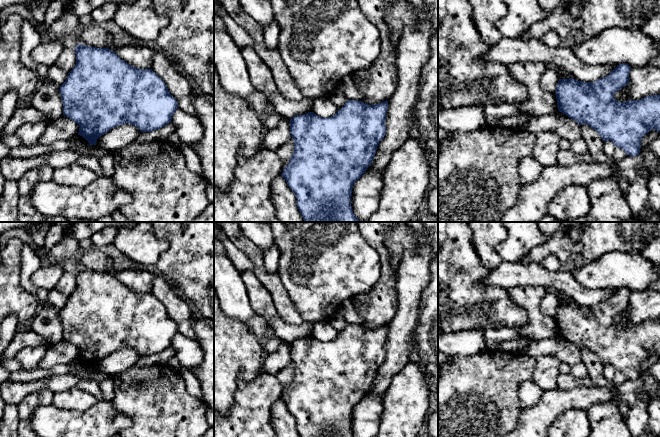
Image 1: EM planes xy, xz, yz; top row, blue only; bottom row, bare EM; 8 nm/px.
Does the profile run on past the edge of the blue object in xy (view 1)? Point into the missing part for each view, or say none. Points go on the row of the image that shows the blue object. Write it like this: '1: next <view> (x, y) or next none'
1: next xy (58, 76)

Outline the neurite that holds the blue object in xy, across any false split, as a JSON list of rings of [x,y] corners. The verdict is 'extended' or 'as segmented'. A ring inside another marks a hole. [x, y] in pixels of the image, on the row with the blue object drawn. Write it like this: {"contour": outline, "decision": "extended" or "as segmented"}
{"contour": [[[79,44],[75,47],[75,54],[76,65],[69,73],[54,64],[48,67],[47,77],[60,87],[63,115],[79,125],[78,135],[85,138],[89,145],[96,145],[97,139],[103,134],[126,123],[136,126],[141,132],[151,132],[171,122],[178,103],[164,81],[151,69],[131,66],[108,47],[96,48]]], "decision": "extended"}

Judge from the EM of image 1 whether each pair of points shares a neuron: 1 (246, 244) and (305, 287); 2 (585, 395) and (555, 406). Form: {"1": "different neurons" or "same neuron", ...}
{"1": "different neurons", "2": "same neuron"}

